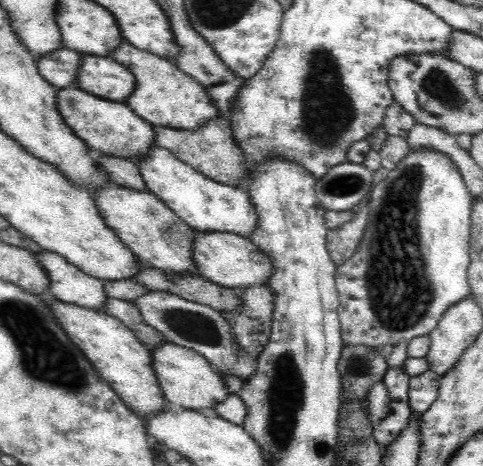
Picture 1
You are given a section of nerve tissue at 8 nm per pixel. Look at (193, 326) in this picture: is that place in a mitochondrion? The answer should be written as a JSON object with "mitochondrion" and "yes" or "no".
{"mitochondrion":"yes"}

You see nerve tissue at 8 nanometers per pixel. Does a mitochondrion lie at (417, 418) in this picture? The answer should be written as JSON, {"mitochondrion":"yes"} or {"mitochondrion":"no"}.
{"mitochondrion":"no"}

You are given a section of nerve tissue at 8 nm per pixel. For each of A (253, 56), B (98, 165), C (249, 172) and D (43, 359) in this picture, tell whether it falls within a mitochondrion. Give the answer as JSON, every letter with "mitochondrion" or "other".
{"A":"other","B":"other","C":"other","D":"mitochondrion"}

